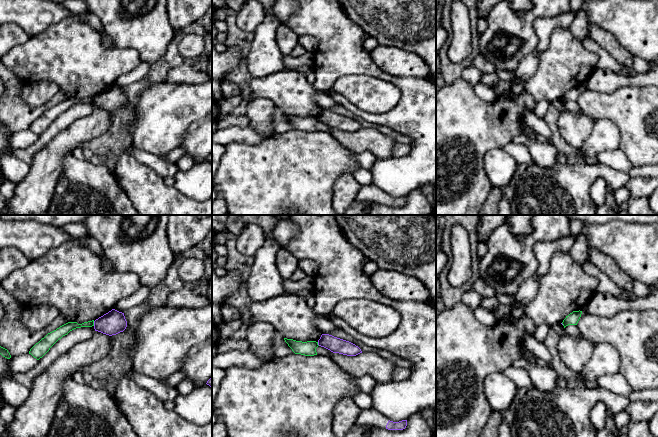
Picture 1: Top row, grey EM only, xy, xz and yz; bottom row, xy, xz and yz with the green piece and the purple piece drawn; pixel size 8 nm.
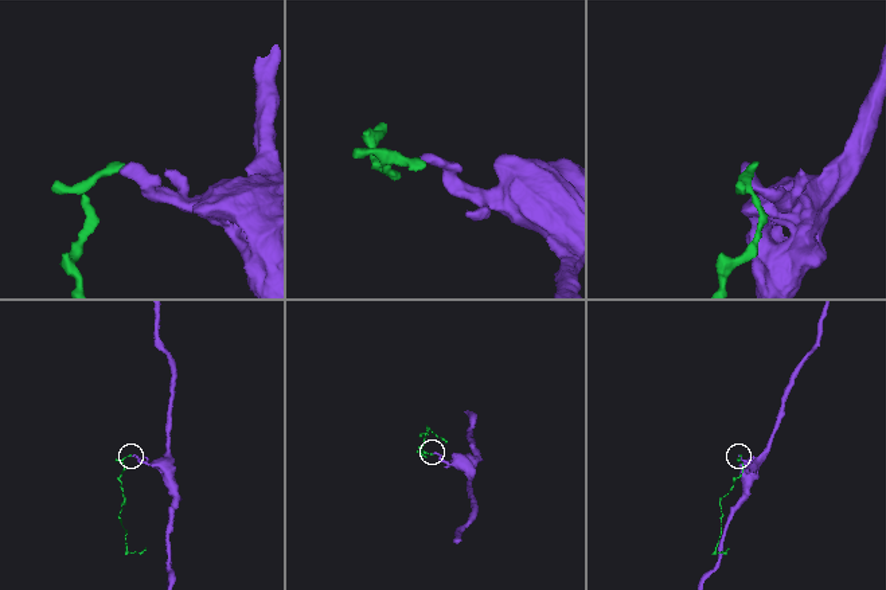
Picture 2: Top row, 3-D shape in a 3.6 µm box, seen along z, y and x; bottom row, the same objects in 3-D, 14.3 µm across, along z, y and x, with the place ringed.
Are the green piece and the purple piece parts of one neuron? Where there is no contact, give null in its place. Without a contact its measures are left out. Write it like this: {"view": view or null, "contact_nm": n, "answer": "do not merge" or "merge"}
{"view": "xy", "contact_nm": 40, "answer": "do not merge"}

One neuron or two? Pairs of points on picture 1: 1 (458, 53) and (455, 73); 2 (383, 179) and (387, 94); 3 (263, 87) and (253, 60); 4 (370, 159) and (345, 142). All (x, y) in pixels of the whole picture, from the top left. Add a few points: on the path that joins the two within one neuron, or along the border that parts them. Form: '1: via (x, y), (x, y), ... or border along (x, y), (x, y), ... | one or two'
1: border along (472, 46), (461, 61), (452, 62), (447, 57) | two
2: border along (401, 93), (397, 103), (384, 112), (363, 111) | two
3: border along (282, 70), (267, 75), (250, 77) | two
4: border along (355, 154), (370, 151), (376, 159) | two

